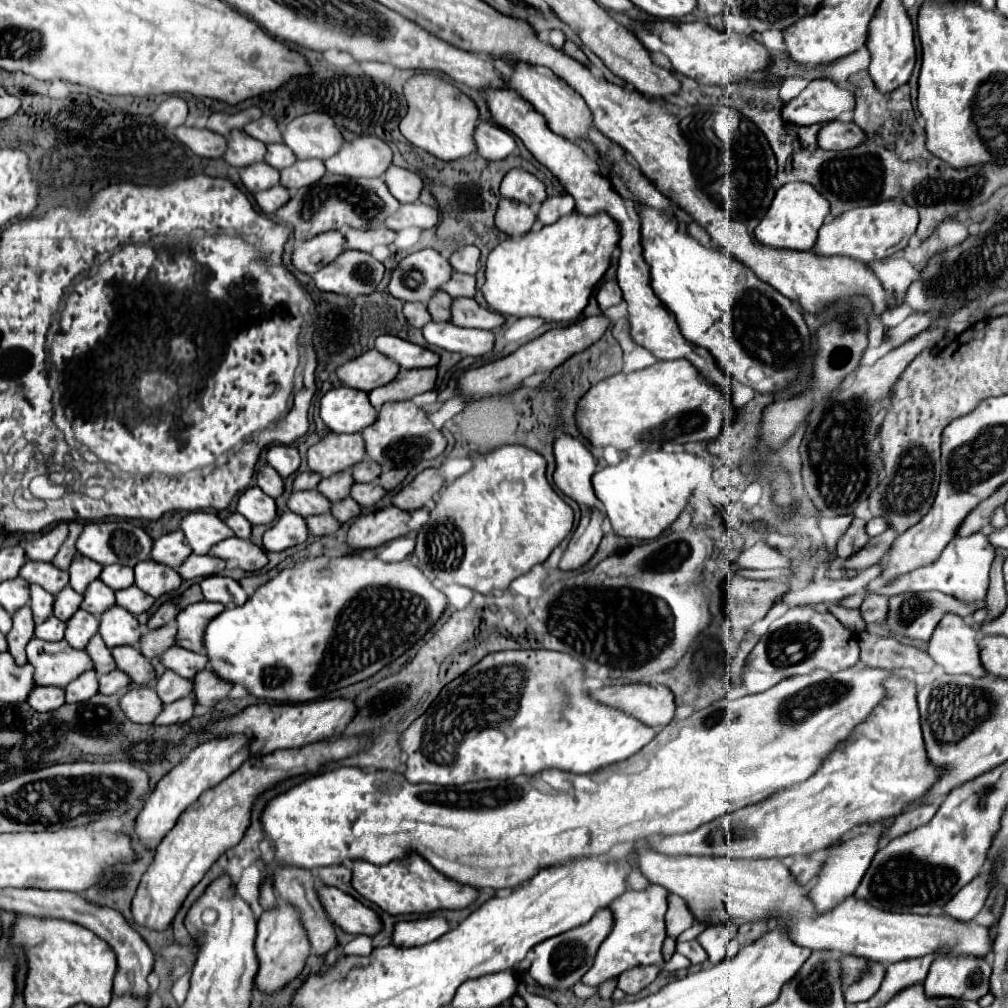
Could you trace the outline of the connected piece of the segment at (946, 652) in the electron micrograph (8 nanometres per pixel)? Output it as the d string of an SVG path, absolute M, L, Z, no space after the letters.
M946 615L930 639L928 655L950 675L984 677L986 669L980 661L976 633L964 619Z

